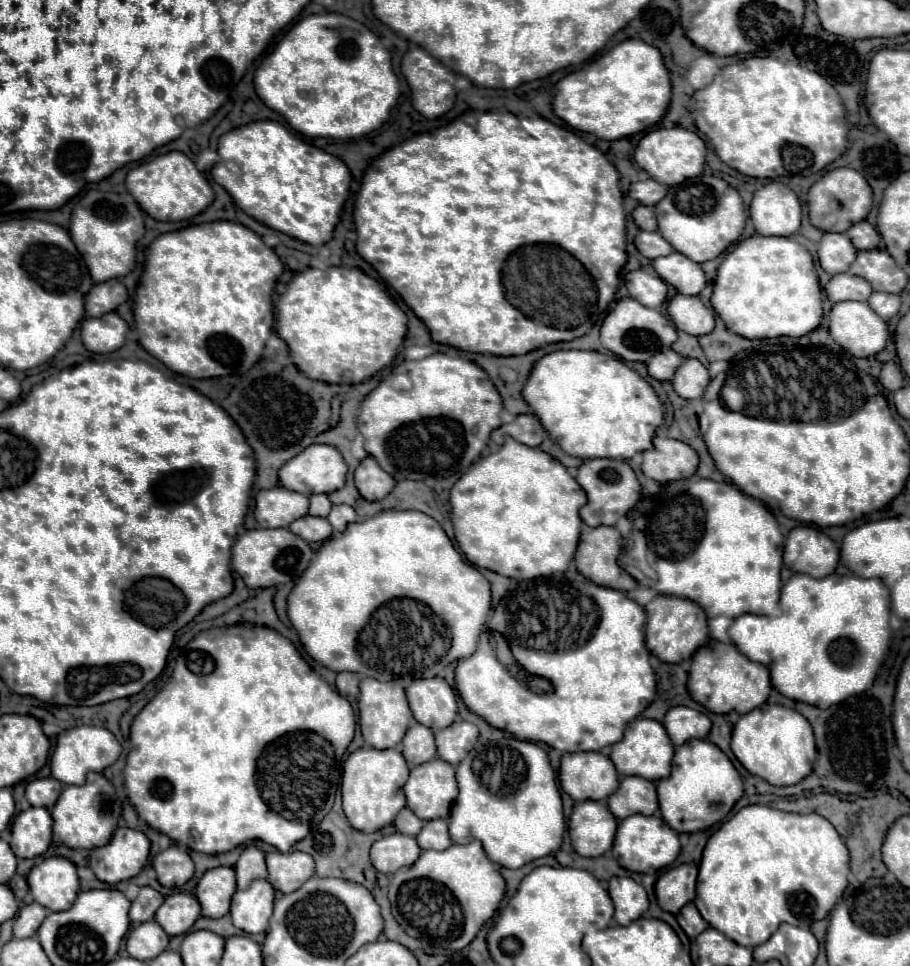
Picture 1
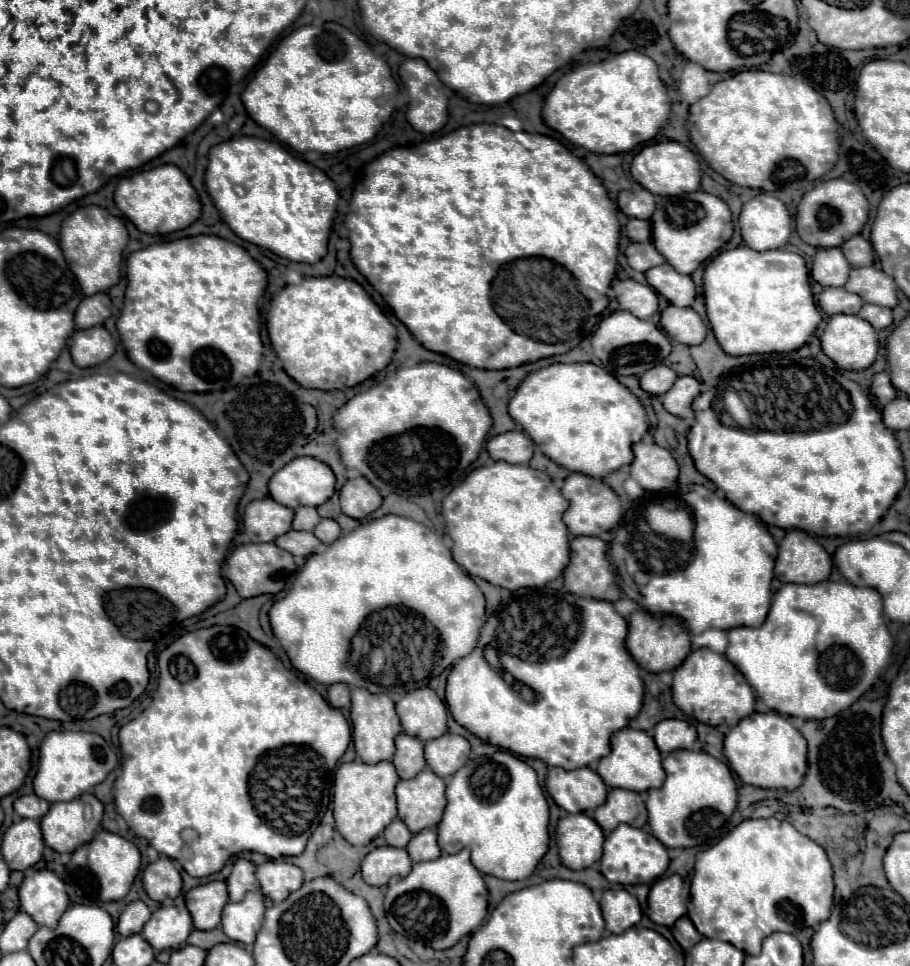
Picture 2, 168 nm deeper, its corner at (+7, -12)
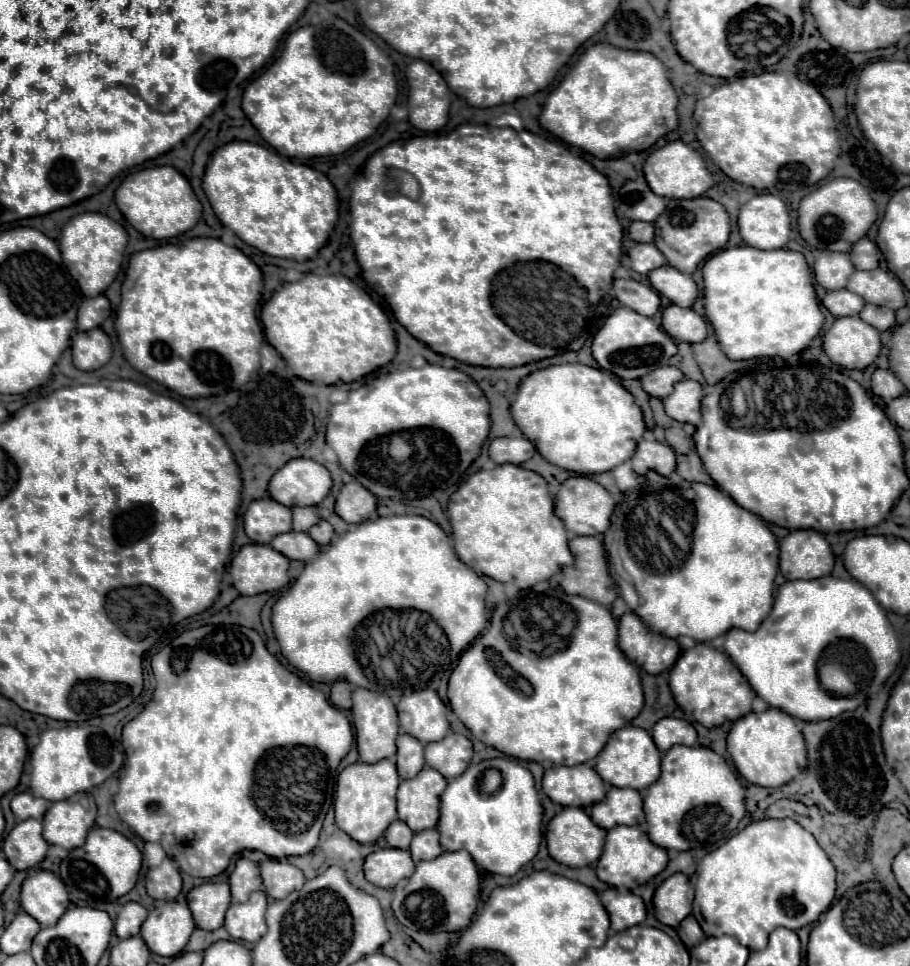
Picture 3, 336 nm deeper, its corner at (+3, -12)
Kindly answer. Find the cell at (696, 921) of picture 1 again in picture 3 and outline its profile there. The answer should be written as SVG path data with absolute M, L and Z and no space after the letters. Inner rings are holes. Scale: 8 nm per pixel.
M689 915L680 923L677 927L677 933L680 940L687 948L694 947L706 937L706 935L702 933L698 921L696 921L692 915Z

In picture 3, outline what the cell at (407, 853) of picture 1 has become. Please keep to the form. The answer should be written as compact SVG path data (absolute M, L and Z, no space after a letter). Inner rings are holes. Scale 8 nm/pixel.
M386 847L366 857L364 873L366 879L376 887L392 889L400 879L414 873L414 861L410 859L410 851Z

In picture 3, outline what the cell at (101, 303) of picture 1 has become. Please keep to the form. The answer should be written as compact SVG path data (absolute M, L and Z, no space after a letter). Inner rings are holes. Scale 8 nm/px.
M106 295L84 299L78 309L78 321L76 321L78 329L90 331L94 327L100 327L108 315L110 315L110 301L106 299Z

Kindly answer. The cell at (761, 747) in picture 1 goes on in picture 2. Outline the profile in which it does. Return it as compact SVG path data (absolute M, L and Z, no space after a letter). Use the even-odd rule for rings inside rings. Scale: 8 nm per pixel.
M776 711L752 713L732 727L724 739L724 755L742 783L762 789L794 791L800 787L808 769L806 739L784 715Z

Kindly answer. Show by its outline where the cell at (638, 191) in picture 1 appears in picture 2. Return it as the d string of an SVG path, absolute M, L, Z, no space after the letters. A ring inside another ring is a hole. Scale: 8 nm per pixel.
M646 189L636 191L620 191L618 193L618 207L624 215L636 219L650 219L656 209L656 197Z

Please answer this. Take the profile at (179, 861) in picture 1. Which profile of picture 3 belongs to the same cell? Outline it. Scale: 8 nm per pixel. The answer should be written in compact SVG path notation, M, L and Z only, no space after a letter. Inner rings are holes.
M166 857L162 865L146 873L146 891L152 899L174 899L182 891L182 877L176 863Z

